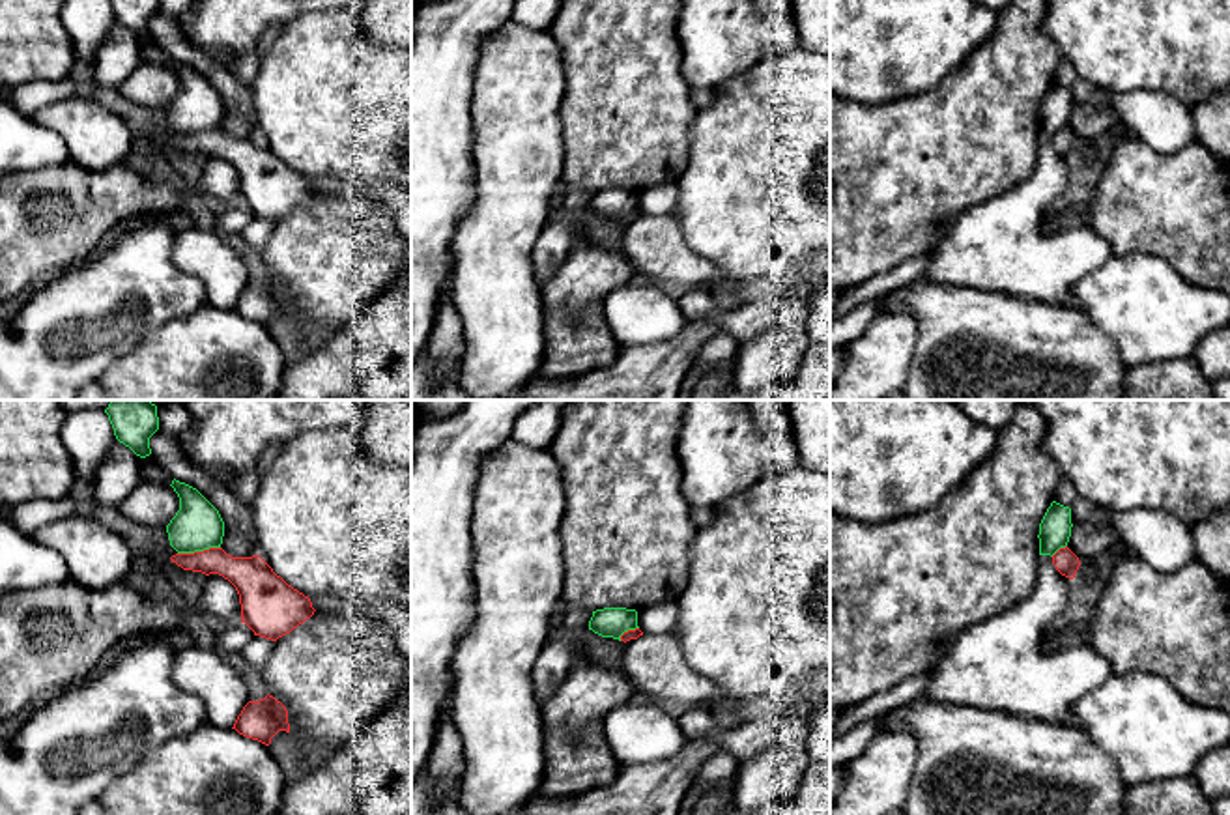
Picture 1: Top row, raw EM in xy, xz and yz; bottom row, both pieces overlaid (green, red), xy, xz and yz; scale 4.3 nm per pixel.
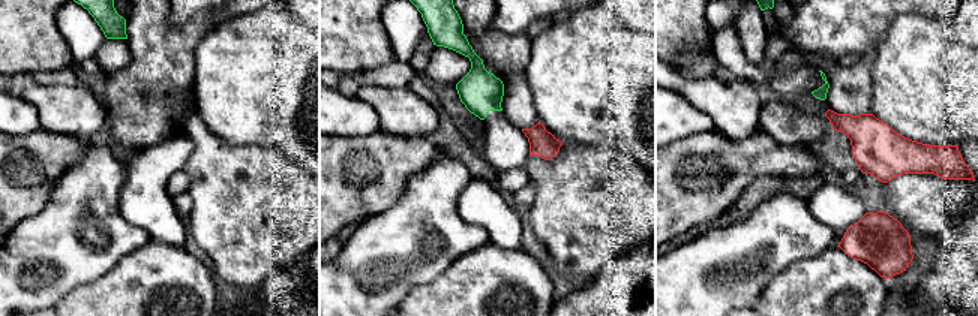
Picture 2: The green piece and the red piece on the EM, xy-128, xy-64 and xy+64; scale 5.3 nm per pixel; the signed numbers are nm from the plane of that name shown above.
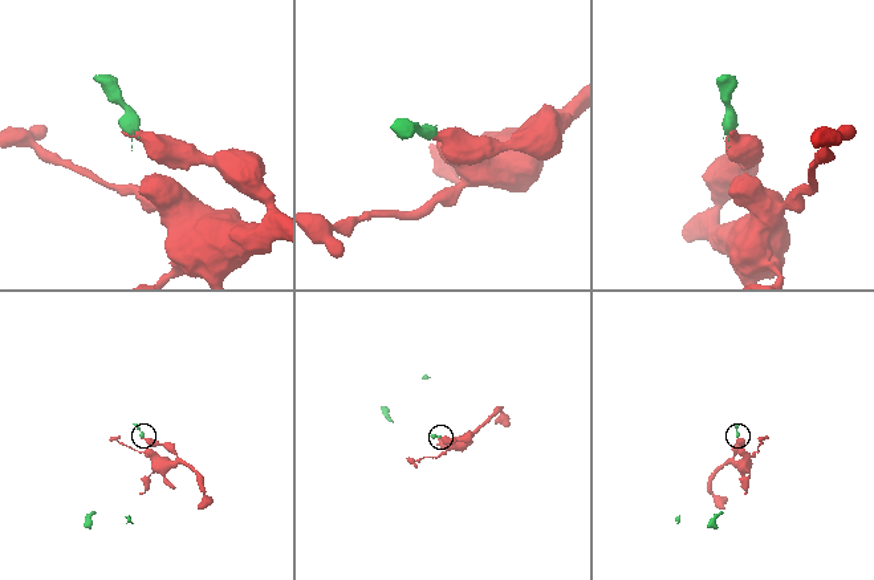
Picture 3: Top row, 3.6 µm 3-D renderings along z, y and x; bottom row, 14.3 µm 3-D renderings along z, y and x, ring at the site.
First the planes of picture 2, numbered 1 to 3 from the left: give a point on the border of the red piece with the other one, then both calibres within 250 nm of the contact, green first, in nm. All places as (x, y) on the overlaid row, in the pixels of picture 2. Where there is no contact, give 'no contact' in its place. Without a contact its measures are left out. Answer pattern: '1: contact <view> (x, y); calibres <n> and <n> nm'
1: no contact
2: no contact
3: no contact

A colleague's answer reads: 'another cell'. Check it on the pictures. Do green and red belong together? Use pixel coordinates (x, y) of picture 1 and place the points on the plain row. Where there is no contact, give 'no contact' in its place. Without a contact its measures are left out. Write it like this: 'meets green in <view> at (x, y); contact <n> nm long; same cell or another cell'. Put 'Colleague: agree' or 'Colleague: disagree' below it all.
meets green in xy at (199, 131); contact 190 nm long; another cell
Colleague: agree

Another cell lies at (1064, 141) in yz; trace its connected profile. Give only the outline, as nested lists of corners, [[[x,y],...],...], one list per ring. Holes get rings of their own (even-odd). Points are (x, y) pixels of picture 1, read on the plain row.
[[[1066,127],[1066,129],[1060,129],[1054,136],[1052,136],[1052,146],[1056,148],[1056,151],[1073,161],[1079,148],[1080,148],[1080,142],[1079,138]]]

